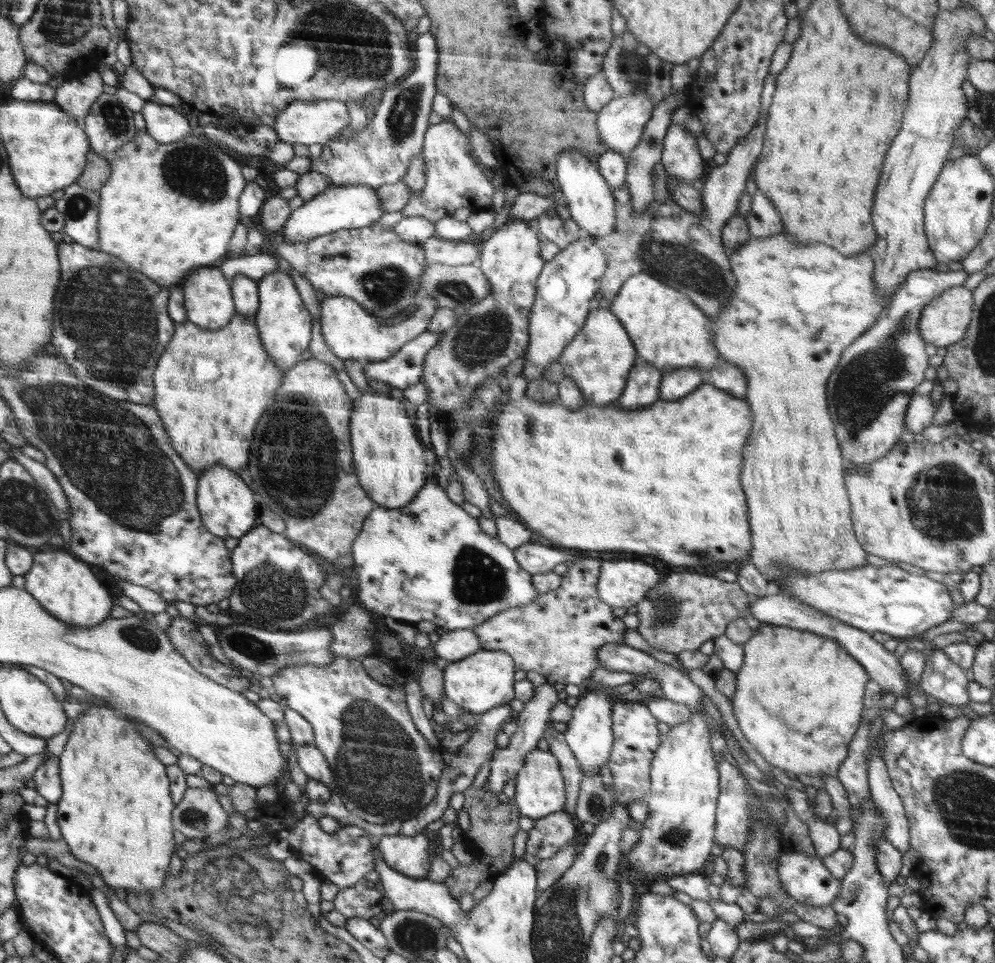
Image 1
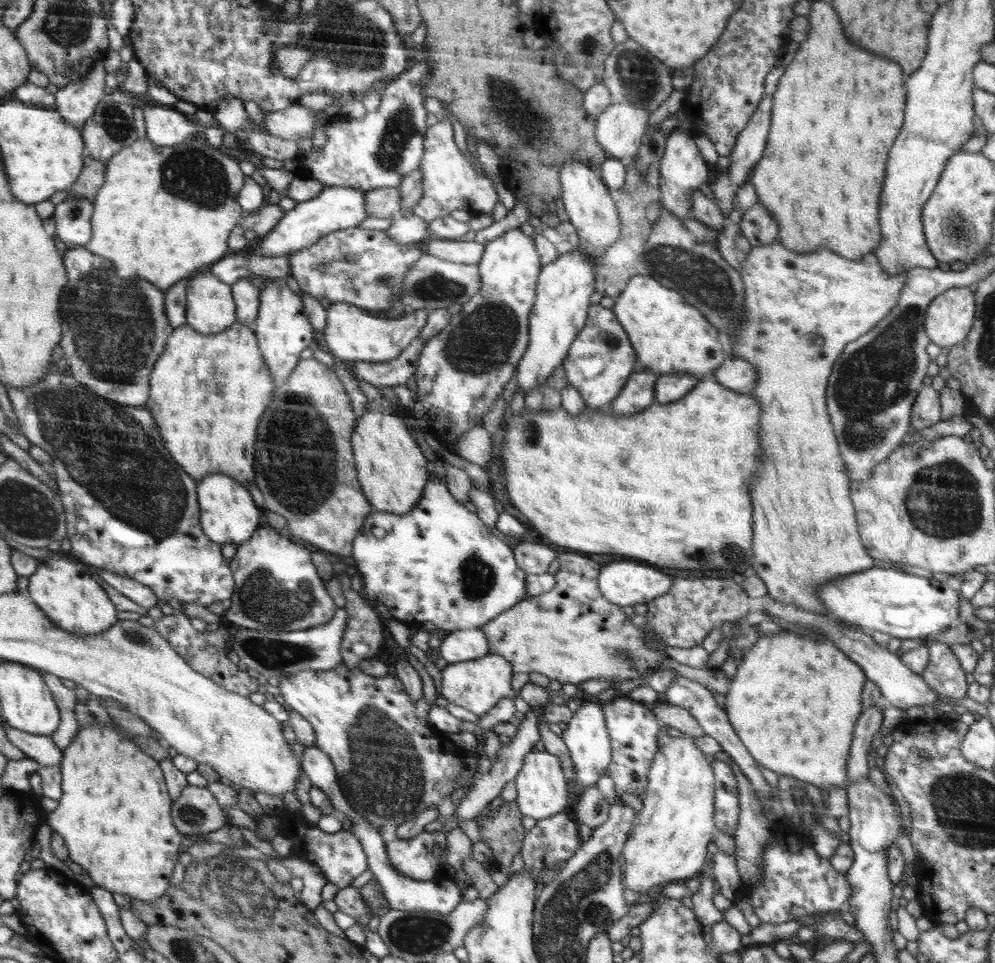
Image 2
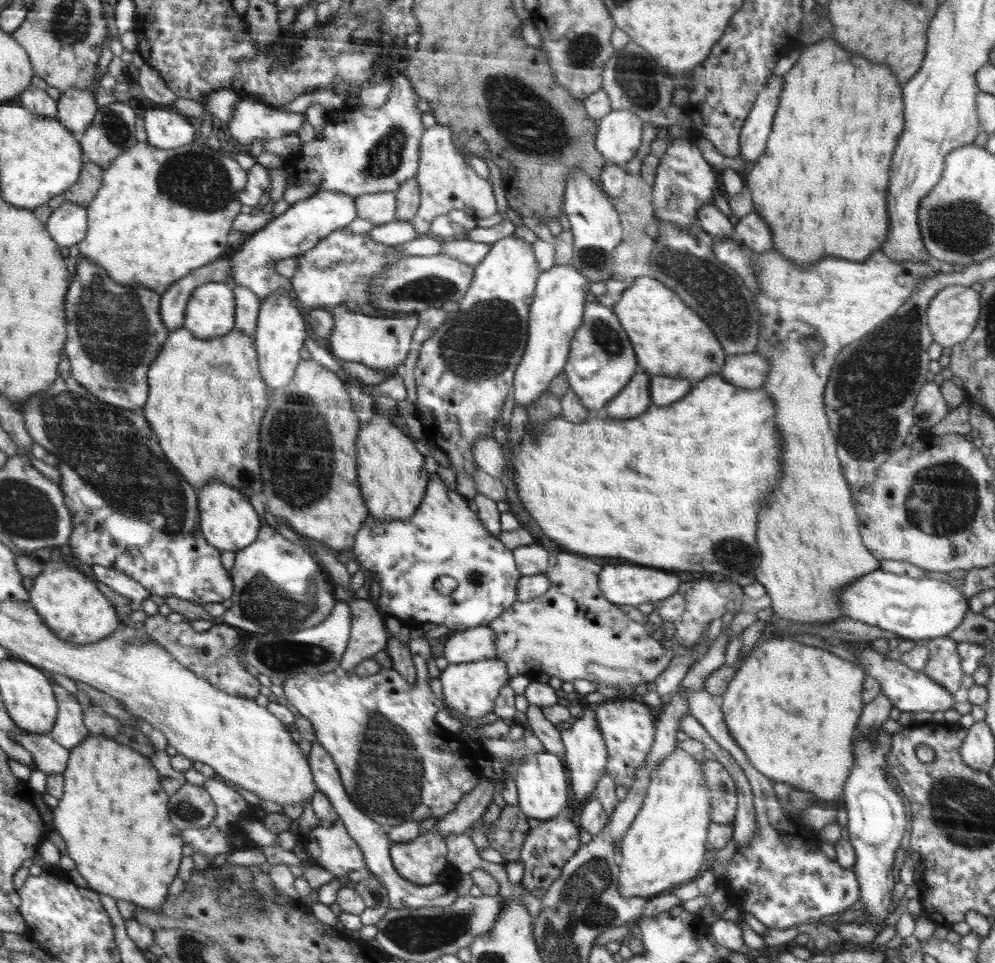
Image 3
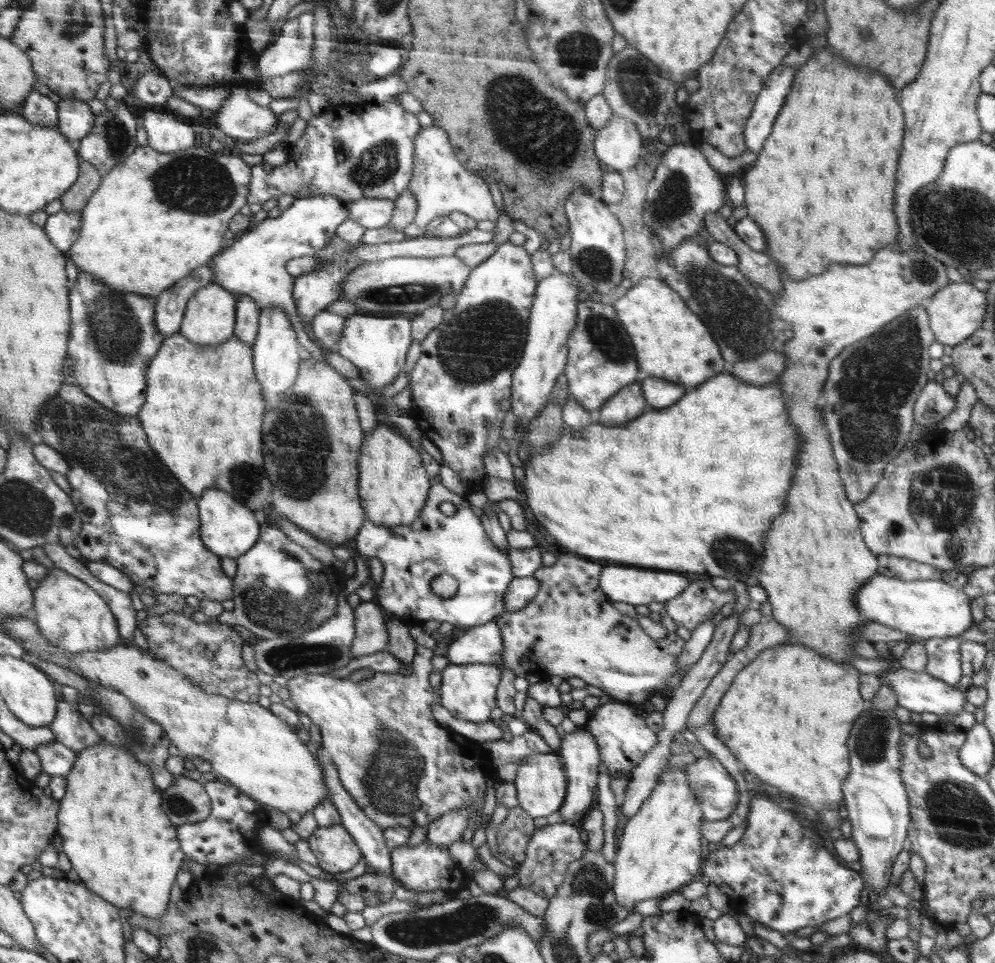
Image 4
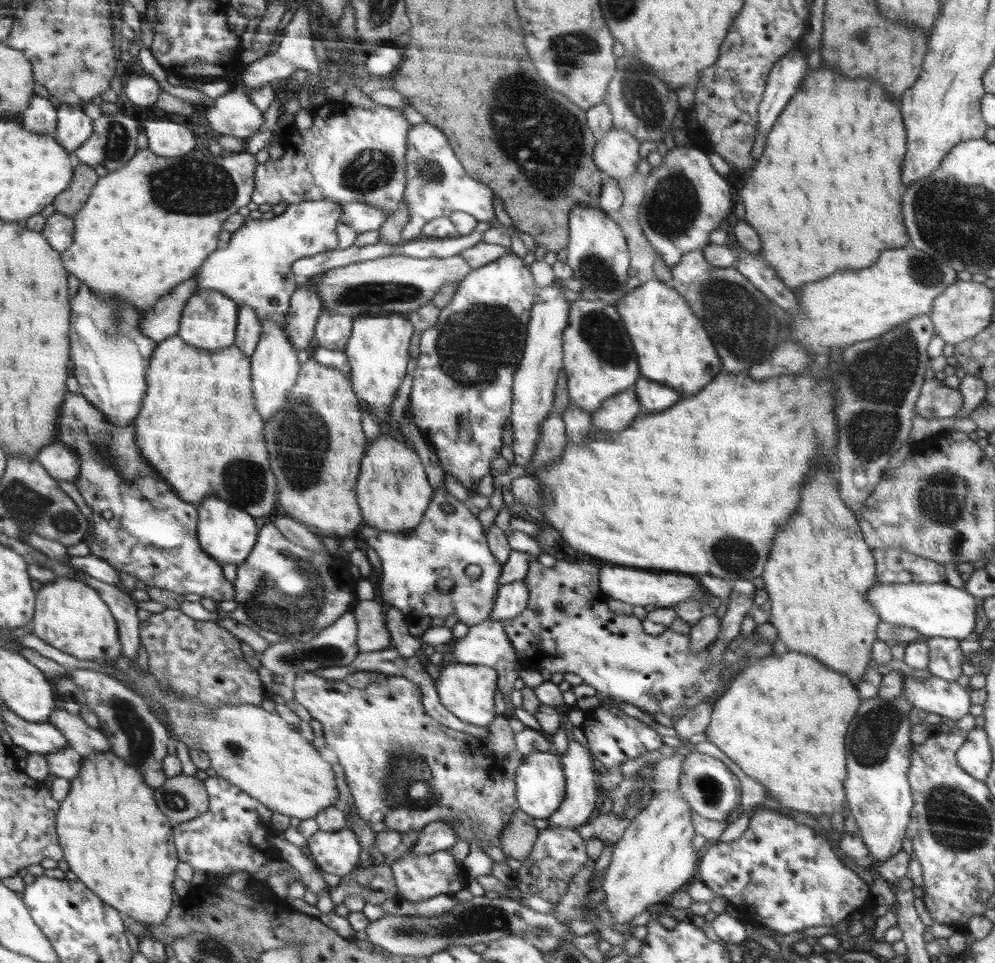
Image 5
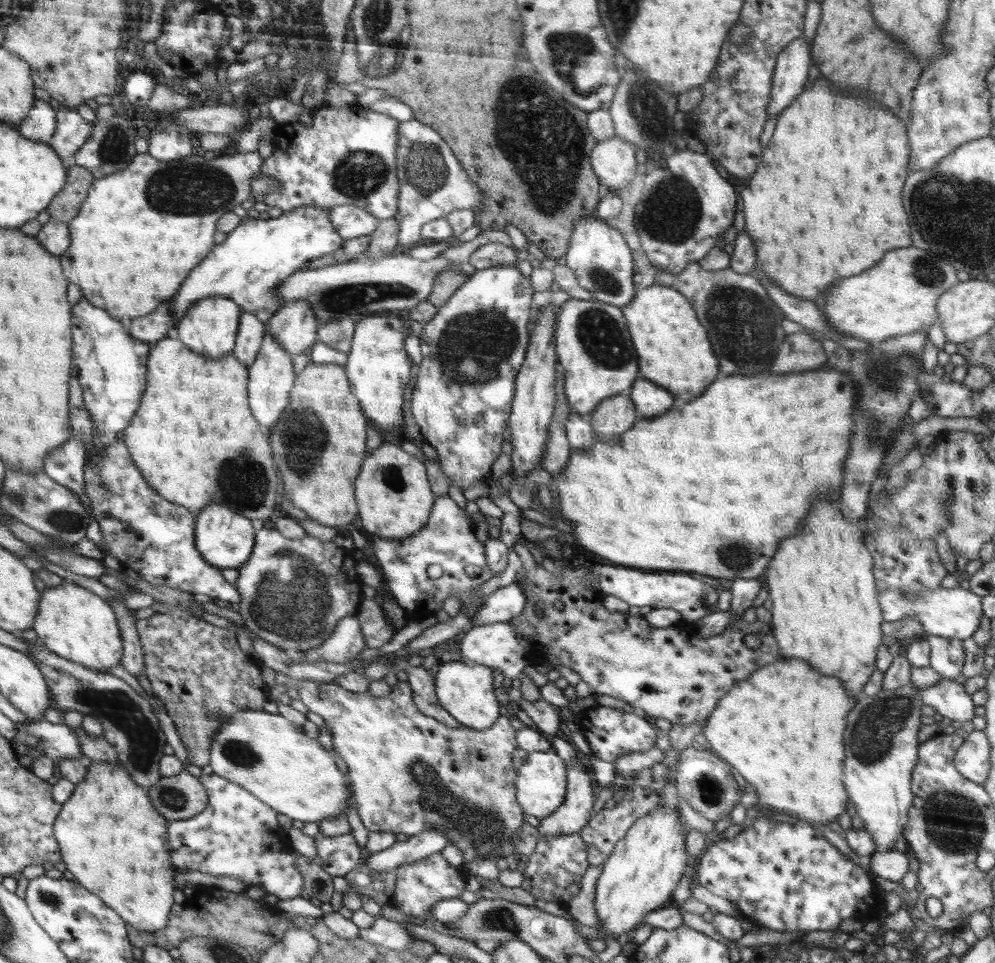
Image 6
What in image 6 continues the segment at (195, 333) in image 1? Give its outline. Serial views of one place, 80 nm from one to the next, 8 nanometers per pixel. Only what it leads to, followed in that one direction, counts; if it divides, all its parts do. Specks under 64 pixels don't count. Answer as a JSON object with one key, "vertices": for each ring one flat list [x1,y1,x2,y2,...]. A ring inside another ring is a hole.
{"vertices":[[175,335,155,342,150,350,150,390,142,399,138,418,132,418,128,428,120,432,132,460,148,479,149,486,168,502,186,506,194,515,212,503,228,504,238,514,268,518,274,514,278,498,278,477,272,462,272,450,267,436,262,436,260,423,254,420,248,406,249,368,233,353,222,358,208,358,186,347]]}

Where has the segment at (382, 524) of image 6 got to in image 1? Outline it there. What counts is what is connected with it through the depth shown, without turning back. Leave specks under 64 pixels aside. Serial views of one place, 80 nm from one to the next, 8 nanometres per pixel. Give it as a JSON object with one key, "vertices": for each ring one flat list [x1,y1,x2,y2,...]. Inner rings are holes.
{"vertices":[[369,387,354,401,350,428,356,476,364,492,377,506,384,508,403,508,412,502,426,482,424,444,420,444,416,428,408,420,400,400]]}

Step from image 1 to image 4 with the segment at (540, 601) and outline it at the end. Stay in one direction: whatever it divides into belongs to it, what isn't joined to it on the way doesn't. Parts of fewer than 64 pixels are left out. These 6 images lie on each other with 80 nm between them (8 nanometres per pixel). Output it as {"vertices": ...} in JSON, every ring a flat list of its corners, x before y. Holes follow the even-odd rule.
{"vertices":[[559,556,557,561,548,567,540,567,533,576,538,583,540,583,540,590,536,593,536,596,520,610,514,612,503,612,500,616,496,617,494,621,501,629,501,634,504,636,504,662,505,665,516,676,526,676,526,674,535,674,544,677,544,675,561,676,562,678,578,677,580,680,586,682,590,686,597,686,602,688,608,695,614,700,619,699,631,704,648,704,650,703,649,697,653,694,661,695,668,701,670,694,675,688,682,682,684,675,687,671,680,669,677,665,677,656,683,651,685,645,684,639,679,635,676,635,674,630,671,630,664,636,664,638,654,639,648,634,644,633,642,627,638,624,638,621,632,617,626,618,622,612,618,612,616,608,612,608,612,604,608,602,608,596,604,596,604,591,601,590,601,586,598,586,598,576,600,576,600,566,594,564,594,562,586,562,586,560,578,560,576,556]]}

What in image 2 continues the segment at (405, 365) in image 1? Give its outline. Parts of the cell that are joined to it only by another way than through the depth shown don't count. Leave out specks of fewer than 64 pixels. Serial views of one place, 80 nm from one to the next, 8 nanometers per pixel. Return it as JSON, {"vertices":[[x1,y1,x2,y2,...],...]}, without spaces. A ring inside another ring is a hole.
{"vertices":[[417,338,417,341,408,349,402,351,392,361,384,363,370,363,354,361,353,376,375,387,395,387,406,385,414,378,418,366,419,354,424,350,426,339]]}

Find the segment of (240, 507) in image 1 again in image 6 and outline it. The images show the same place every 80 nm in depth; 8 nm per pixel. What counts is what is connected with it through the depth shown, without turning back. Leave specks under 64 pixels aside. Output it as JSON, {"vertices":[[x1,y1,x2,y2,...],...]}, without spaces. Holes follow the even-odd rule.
{"vertices":[[212,503,196,516,196,547,212,566,238,569,252,556,255,544,254,526,248,516,238,514,233,508]]}

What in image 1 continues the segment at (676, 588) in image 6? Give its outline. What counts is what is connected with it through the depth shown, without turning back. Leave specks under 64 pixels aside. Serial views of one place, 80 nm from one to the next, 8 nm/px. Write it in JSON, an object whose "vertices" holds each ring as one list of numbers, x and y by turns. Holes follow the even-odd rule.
{"vertices":[[638,560,602,562,601,581,597,591,610,606,638,605,662,581,660,570]]}

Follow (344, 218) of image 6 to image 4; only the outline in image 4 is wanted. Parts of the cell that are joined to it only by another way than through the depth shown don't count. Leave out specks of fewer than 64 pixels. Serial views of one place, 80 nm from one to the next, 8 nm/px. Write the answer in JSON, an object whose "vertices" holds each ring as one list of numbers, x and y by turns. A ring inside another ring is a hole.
{"vertices":[[360,197,350,205,350,218,353,218,365,229,382,228,393,218,395,201,387,198]]}

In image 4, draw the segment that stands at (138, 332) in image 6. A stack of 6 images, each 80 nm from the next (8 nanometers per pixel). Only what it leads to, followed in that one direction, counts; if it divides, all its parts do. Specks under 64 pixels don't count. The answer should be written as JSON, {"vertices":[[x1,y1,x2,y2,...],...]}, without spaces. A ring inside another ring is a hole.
{"vertices":[[208,262,194,269,188,277,182,278,176,285,172,285,156,298,154,326,162,337,166,338,179,332,187,303,199,288,211,283,214,275,211,264]]}

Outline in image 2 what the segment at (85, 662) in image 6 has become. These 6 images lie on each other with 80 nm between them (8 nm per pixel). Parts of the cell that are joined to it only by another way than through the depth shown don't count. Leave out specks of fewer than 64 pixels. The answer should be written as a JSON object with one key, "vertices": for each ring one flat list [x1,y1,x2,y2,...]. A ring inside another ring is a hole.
{"vertices":[[49,552,38,553,37,572,29,576,30,598,48,615,57,626,72,634,98,634,114,626,116,608,90,574,86,574,74,562,64,560]]}

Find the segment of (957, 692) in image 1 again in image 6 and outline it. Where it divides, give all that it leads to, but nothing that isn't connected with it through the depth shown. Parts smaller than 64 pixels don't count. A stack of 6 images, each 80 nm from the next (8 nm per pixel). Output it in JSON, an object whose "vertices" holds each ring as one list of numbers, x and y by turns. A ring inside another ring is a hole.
{"vertices":[[930,635,927,641,931,646,929,665,944,679,958,676,965,661,963,640]]}

